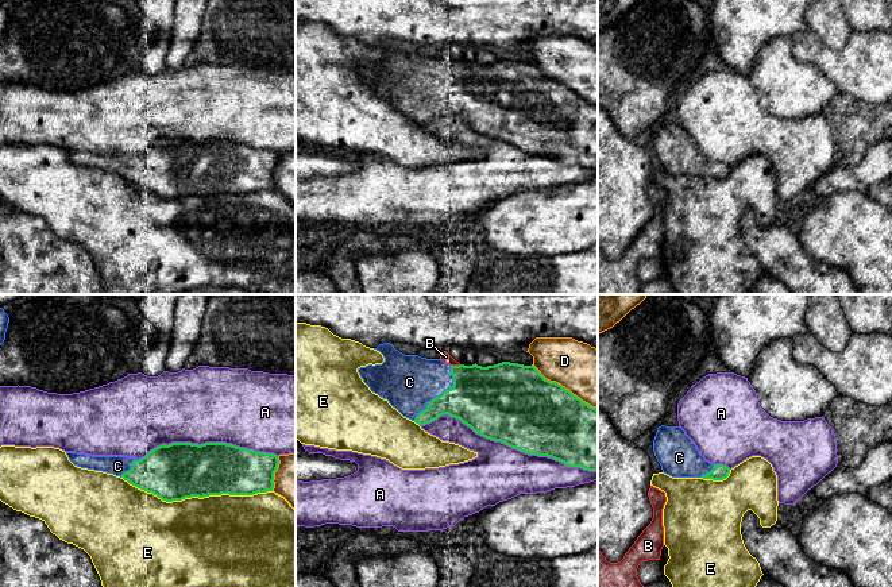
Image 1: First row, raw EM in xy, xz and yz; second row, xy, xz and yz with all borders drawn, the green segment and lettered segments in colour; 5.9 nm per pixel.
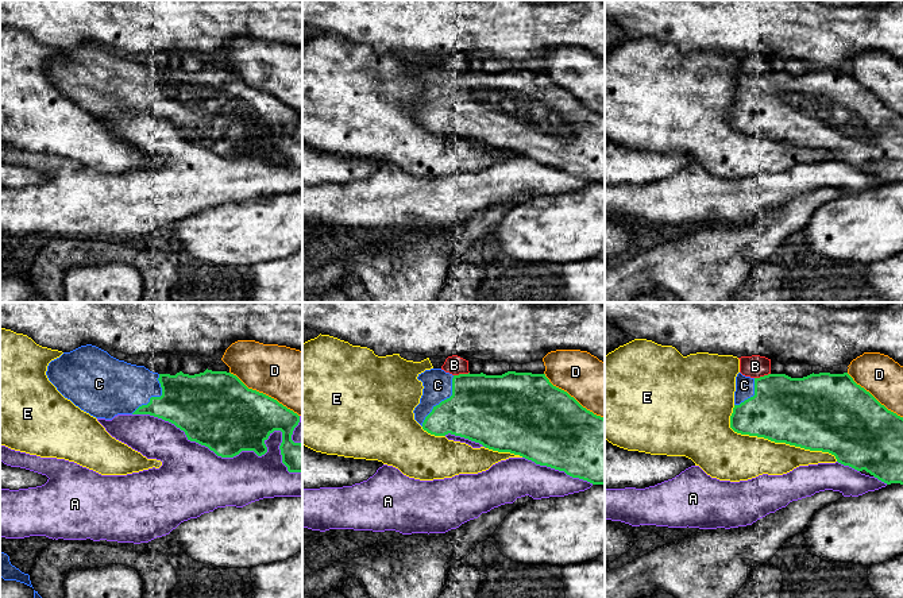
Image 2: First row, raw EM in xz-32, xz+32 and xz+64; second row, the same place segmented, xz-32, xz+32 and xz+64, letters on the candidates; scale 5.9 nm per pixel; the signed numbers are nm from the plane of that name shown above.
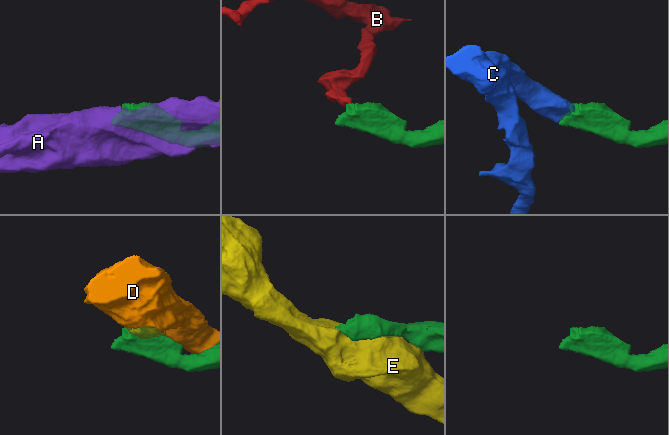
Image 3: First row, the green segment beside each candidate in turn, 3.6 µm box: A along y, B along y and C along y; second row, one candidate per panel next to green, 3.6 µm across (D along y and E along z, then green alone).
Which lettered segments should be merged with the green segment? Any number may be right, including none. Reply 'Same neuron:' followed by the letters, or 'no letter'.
Same neuron: C

